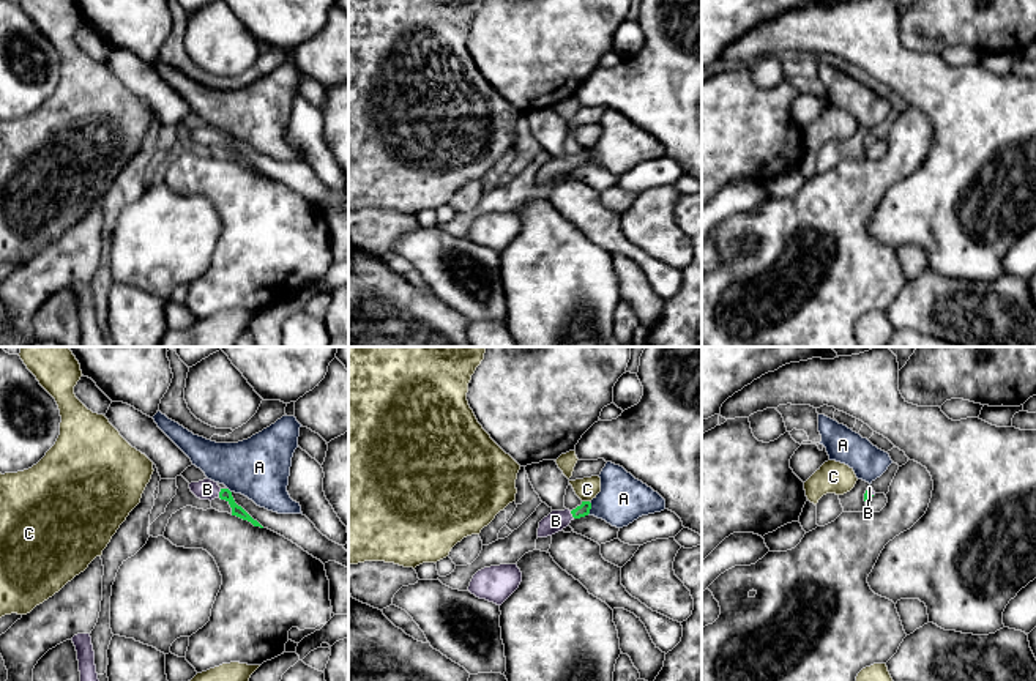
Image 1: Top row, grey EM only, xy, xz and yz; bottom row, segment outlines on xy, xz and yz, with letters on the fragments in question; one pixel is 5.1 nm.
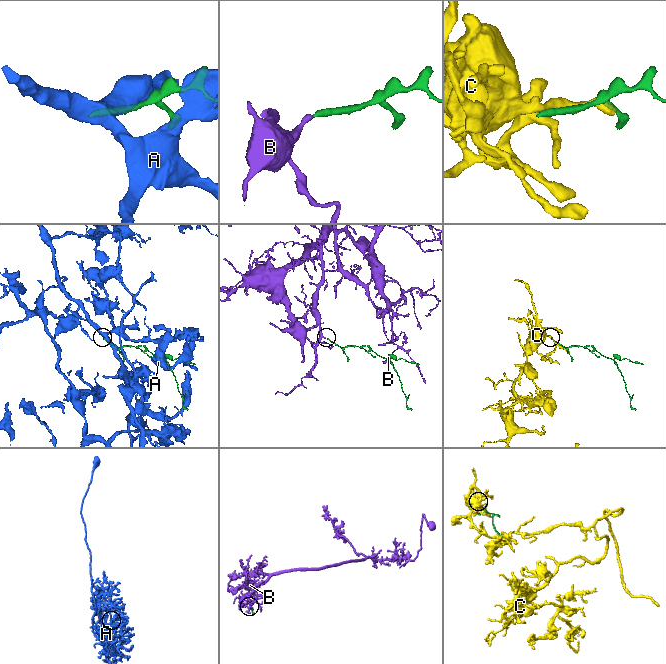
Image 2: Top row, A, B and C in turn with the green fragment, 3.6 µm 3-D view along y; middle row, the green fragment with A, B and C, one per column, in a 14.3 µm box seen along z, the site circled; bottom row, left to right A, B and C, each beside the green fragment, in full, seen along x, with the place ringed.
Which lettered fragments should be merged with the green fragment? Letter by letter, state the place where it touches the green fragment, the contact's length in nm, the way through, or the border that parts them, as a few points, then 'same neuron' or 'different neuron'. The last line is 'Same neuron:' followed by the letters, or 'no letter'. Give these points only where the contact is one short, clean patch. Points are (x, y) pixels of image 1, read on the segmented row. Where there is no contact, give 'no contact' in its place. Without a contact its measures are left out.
A: xz (590, 508) | 70 nm | different neuron
B: xy (219, 492) | 40 nm | across xy (224, 494), (219, 492), (207, 489) | same neuron
C: xz (585, 502) | 40 nm | different neuron
Same neuron: B

